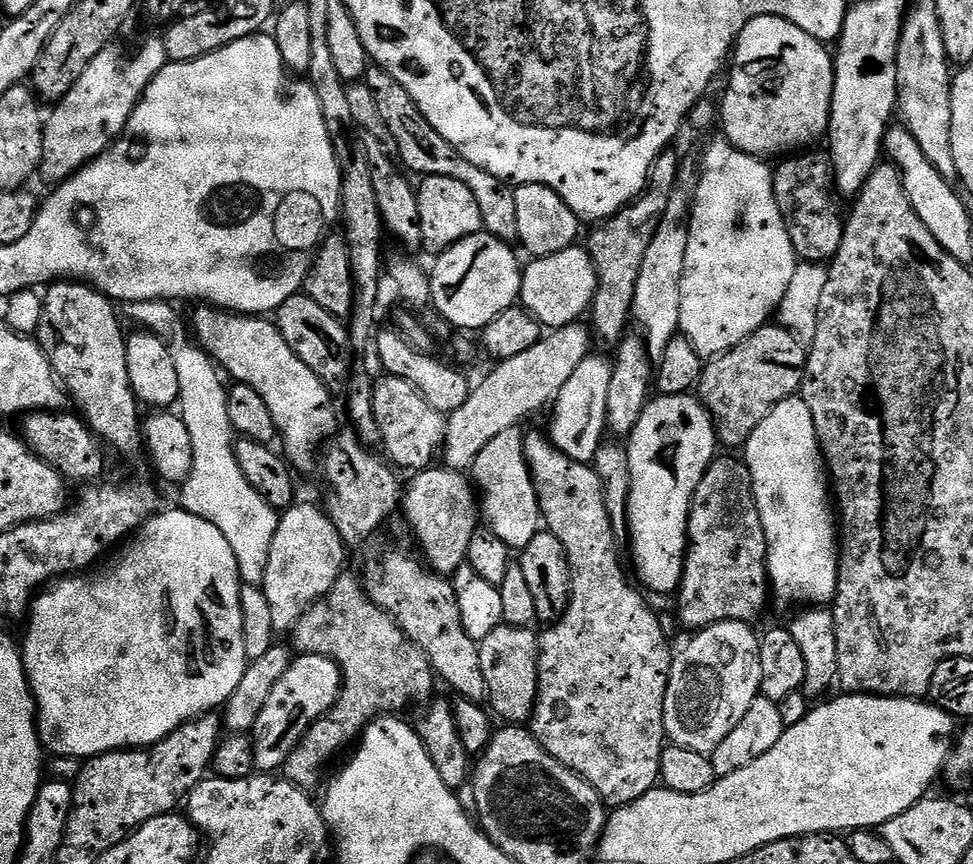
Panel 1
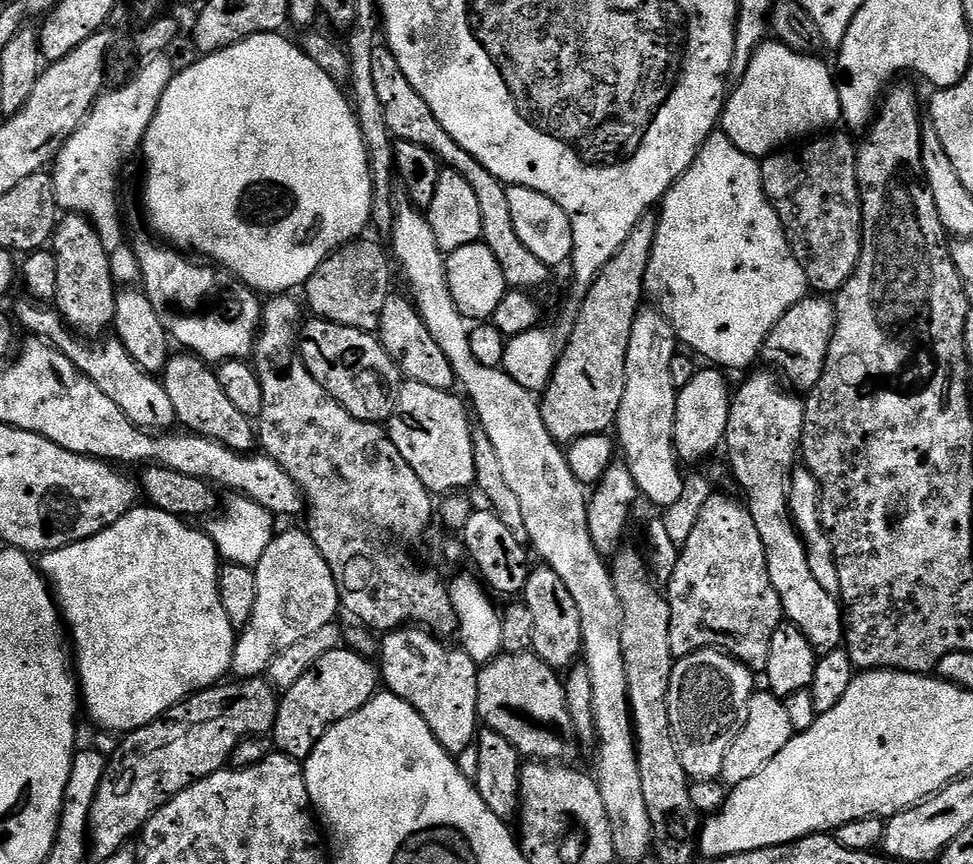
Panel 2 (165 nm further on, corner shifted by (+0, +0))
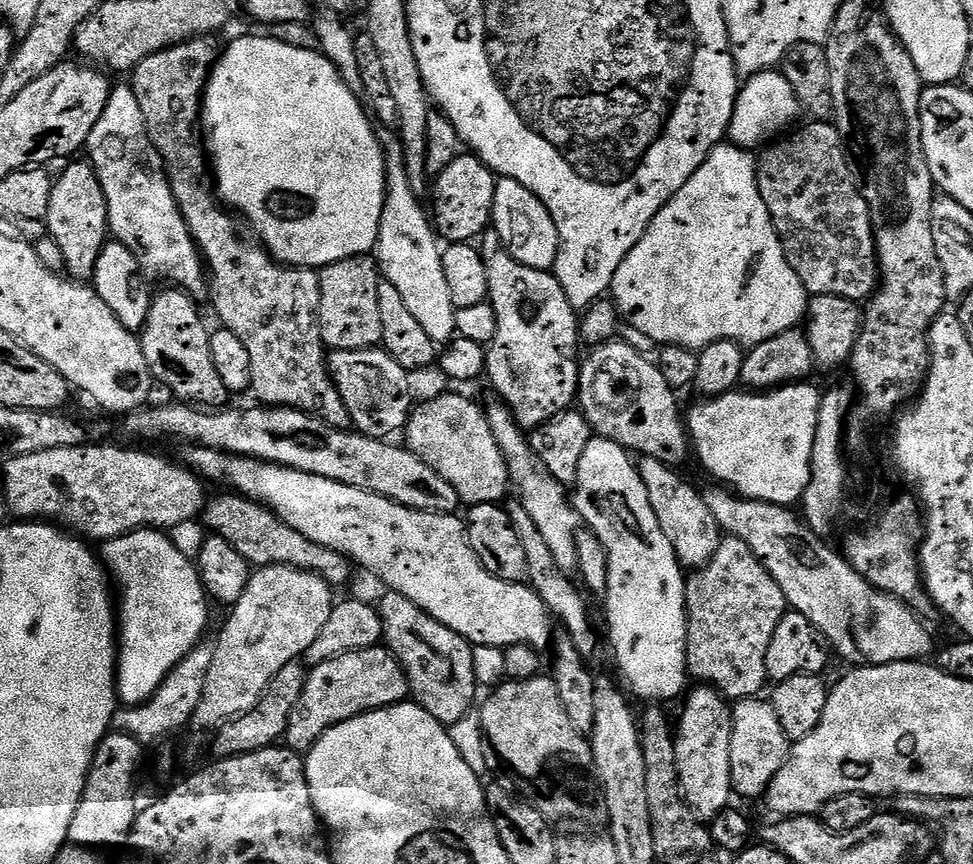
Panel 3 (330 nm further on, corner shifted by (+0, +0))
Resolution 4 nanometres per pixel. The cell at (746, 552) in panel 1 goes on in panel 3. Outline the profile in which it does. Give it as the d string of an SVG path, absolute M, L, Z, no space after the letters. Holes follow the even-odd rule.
M737 536L721 539L714 558L695 569L684 585L688 611L689 675L716 687L727 699L753 699L768 684L766 650L788 608L786 598L762 562Z

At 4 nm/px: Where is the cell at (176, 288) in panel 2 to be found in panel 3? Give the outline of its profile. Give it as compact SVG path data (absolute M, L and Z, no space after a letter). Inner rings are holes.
M116 84L102 112L98 118L98 126L90 134L86 145L87 159L96 172L98 182L104 191L106 206L108 207L108 230L114 237L115 243L126 246L130 254L138 258L141 269L145 273L157 276L160 280L172 280L173 285L179 286L189 294L205 291L206 261L196 244L192 231L180 212L178 202L174 198L172 183L168 181L168 165L164 163L164 155L154 146L152 136L148 132L148 120L142 114L142 106L134 94L134 90L127 84Z

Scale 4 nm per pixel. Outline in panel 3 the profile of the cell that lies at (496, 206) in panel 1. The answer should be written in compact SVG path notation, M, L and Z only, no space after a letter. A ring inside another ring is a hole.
M499 250L487 261L486 274L488 278L488 300L490 301L493 310L497 316L497 333L490 344L487 345L486 351L488 353L488 366L486 369L486 380L492 383L492 388L497 392L499 399L507 404L512 409L517 422L521 428L525 430L539 430L544 425L549 424L555 416L560 416L564 412L569 411L577 403L578 393L580 390L580 365L581 361L578 357L581 355L582 341L580 338L580 320L578 319L578 312L574 309L573 301L566 298L566 290L562 290L562 286L558 282L558 278L551 271L543 268L531 268L530 266L522 266L516 261L510 253L506 250Z

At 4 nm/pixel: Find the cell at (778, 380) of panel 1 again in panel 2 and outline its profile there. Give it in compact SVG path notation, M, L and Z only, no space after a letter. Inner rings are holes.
M808 294L782 314L781 320L770 330L763 344L762 360L768 363L765 365L769 369L779 373L797 393L807 394L814 386L818 386L818 378L822 378L828 343L834 334L835 325L835 303L823 295Z

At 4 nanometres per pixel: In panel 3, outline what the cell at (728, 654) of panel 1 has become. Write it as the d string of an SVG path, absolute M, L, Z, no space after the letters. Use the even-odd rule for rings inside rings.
M693 687L682 700L684 709L680 712L680 724L678 720L678 727L674 732L676 765L685 802L701 820L711 822L718 813L729 807L731 800L728 799L733 799L734 796L730 774L732 708L715 687L696 687L698 688Z

